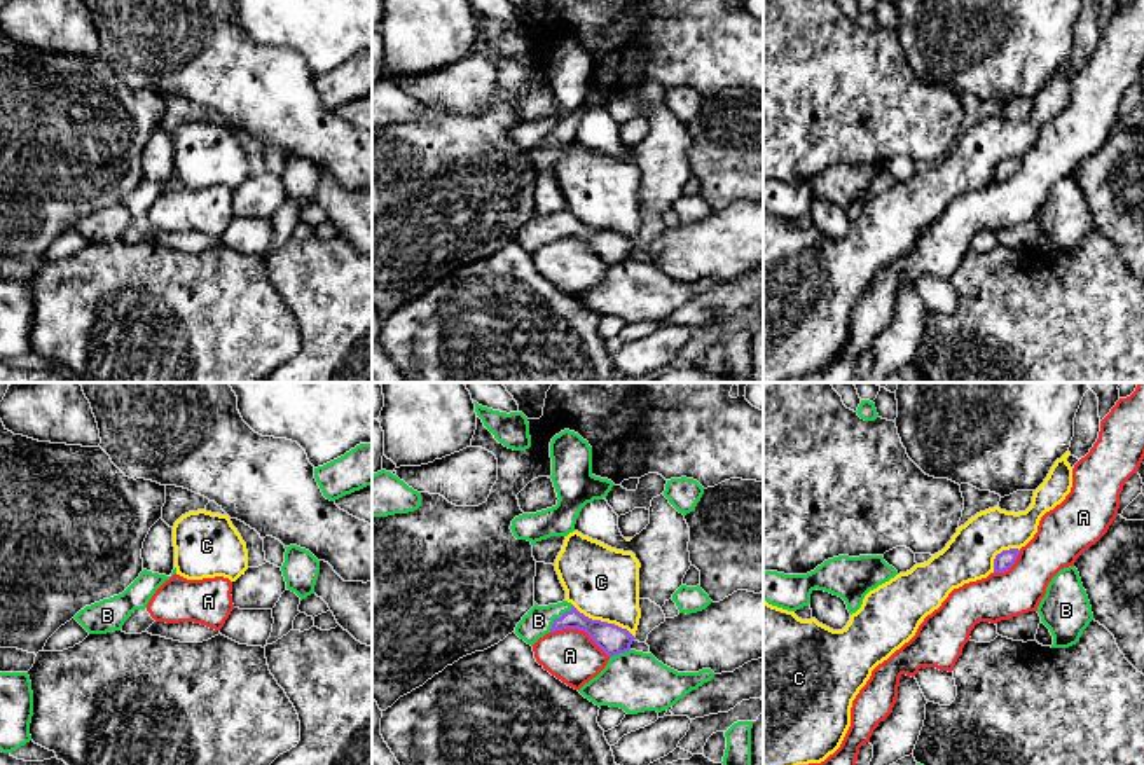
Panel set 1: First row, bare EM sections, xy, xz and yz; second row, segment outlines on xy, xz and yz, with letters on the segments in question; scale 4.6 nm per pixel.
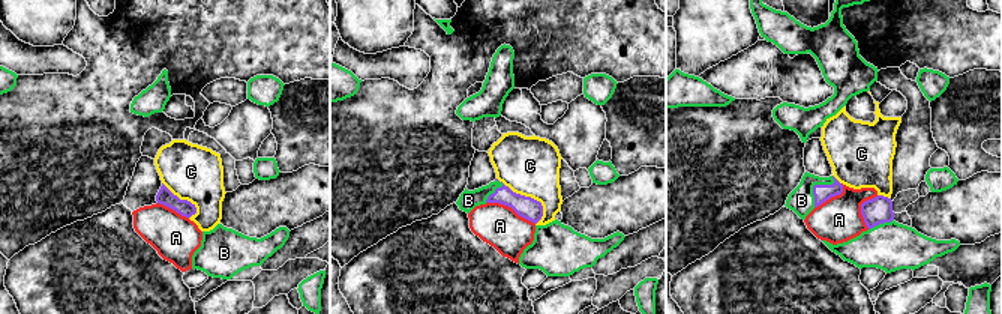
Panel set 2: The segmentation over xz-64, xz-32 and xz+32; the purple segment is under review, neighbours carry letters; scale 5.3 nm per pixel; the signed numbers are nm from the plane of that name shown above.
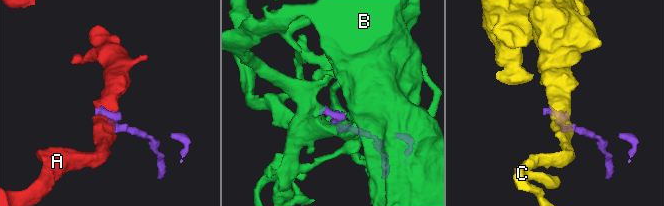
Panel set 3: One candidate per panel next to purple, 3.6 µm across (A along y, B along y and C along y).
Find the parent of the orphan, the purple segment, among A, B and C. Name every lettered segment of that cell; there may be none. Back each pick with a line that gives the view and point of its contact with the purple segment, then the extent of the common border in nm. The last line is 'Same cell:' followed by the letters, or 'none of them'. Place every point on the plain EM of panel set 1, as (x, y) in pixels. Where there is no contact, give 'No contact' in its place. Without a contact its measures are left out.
B: Touches purple at xz (558, 227). Shared border 170 nm
Same cell: B

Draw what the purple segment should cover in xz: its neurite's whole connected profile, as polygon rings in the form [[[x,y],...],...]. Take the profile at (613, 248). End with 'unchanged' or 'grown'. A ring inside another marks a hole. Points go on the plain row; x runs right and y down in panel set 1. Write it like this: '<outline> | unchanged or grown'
[[[568,210],[548,215],[534,211],[517,232],[515,243],[533,255],[545,243],[562,238],[585,239],[610,265],[606,276],[578,299],[599,316],[620,316],[627,323],[662,321],[714,286],[711,278],[678,281],[651,262],[632,258],[636,246],[627,238],[592,229]]] | grown

